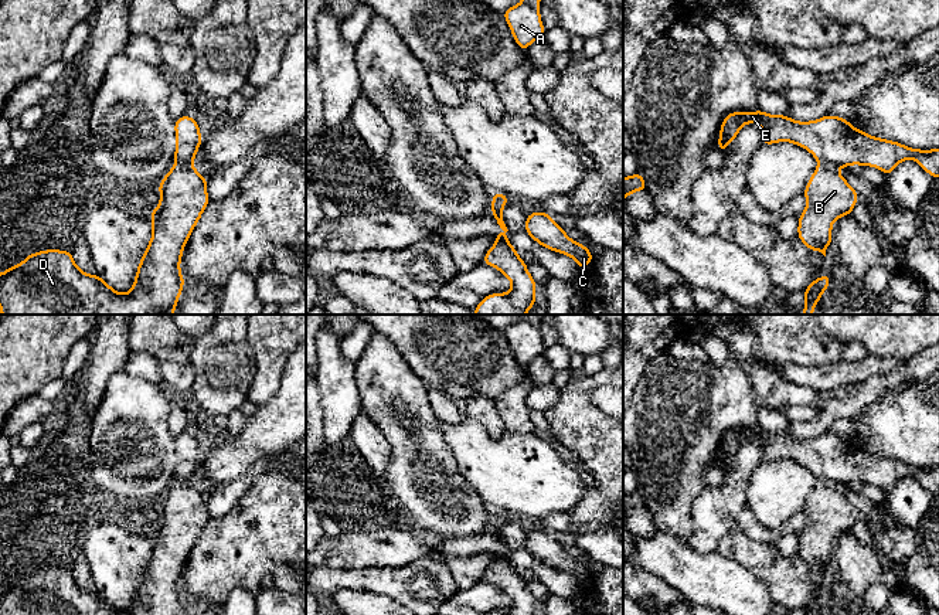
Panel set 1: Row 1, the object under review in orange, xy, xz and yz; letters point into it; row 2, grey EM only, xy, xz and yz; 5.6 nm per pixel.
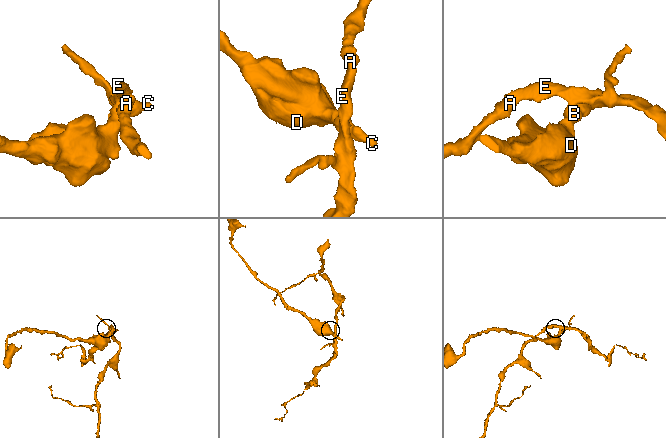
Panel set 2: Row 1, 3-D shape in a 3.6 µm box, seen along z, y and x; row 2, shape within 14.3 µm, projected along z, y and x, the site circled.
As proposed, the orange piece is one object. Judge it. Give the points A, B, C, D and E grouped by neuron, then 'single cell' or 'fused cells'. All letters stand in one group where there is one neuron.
A E / B C D; fused cells

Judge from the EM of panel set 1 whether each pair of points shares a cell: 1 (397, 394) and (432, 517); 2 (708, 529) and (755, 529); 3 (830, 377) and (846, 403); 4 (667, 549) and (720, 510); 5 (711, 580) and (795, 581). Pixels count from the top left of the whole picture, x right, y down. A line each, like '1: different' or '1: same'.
1: same
2: different
3: different
4: different
5: different

